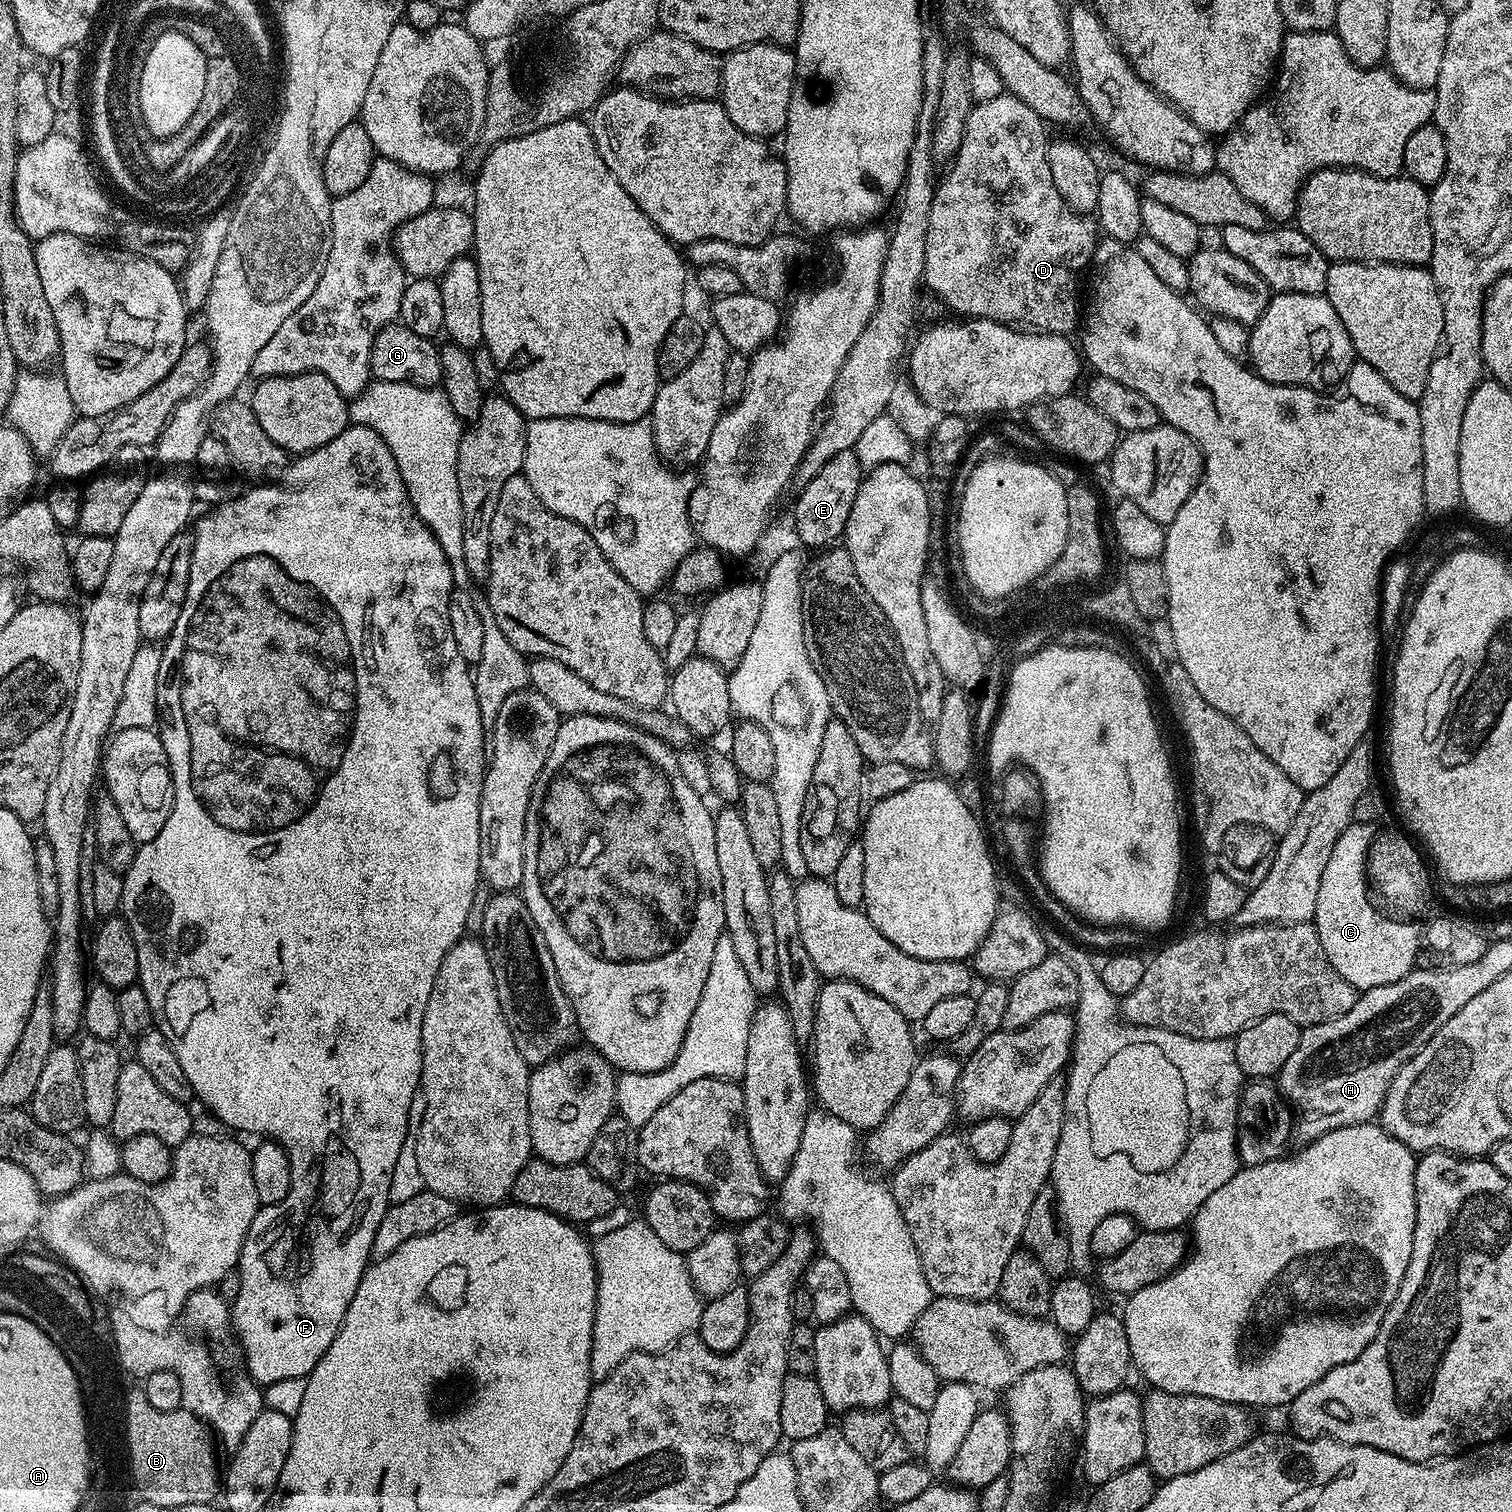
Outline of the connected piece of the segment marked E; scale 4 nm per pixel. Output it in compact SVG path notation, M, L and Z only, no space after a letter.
M855 451L843 452L834 454L834 458L830 458L830 462L826 462L826 466L822 466L822 470L818 470L818 474L814 474L814 478L810 478L810 482L799 489L800 497L796 500L796 536L805 544L805 549L824 550L843 537L846 518L850 518L850 506L854 506L861 479L862 467Z

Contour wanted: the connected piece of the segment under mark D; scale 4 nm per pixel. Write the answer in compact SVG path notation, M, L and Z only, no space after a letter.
M1011 94L979 101L966 118L962 142L947 165L948 173L939 177L930 206L923 278L926 288L928 284L929 290L946 307L961 312L961 317L998 320L1042 332L1077 331L1082 300L1080 304L1076 275L1092 264L1098 228L1091 219L1073 212L1058 194L1050 175L1047 130L1046 121Z

